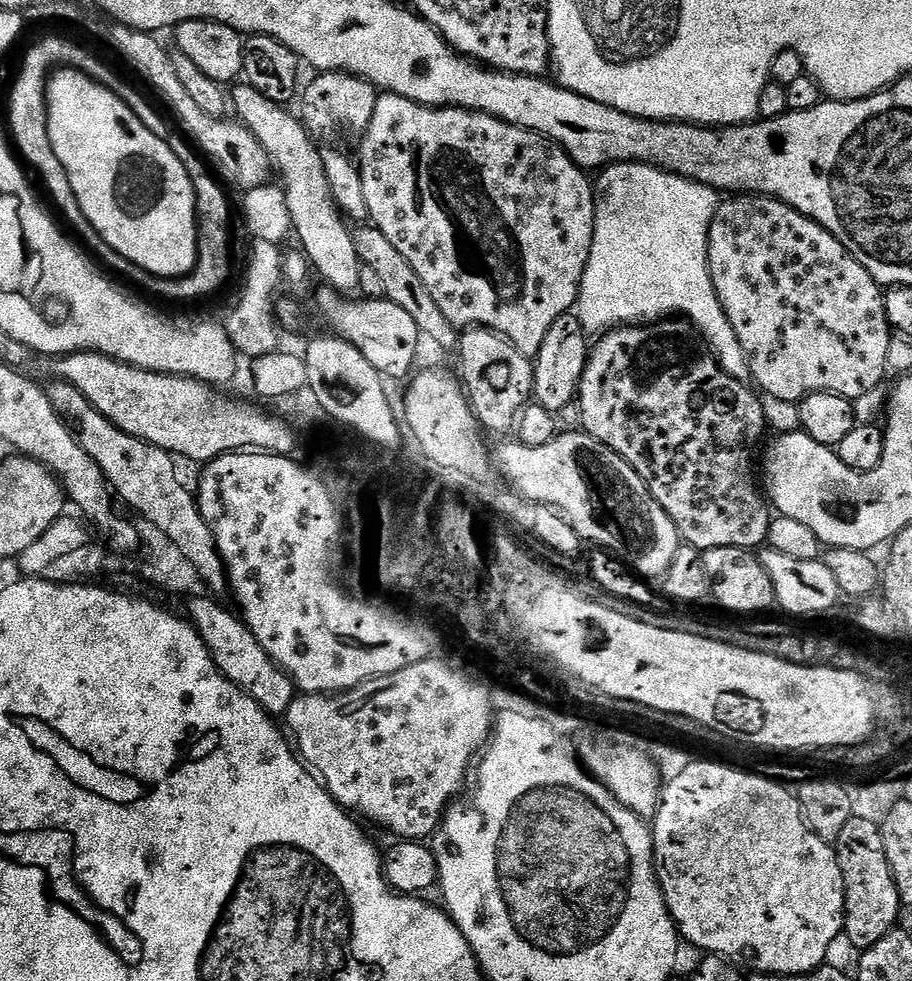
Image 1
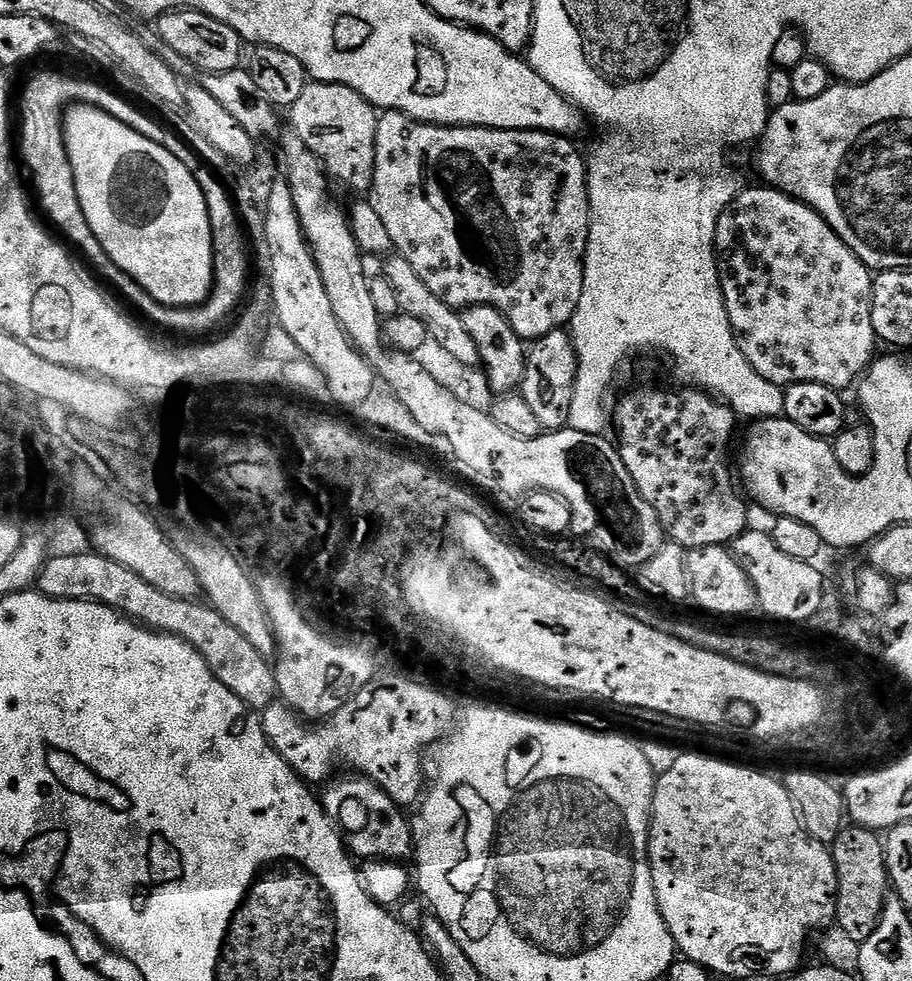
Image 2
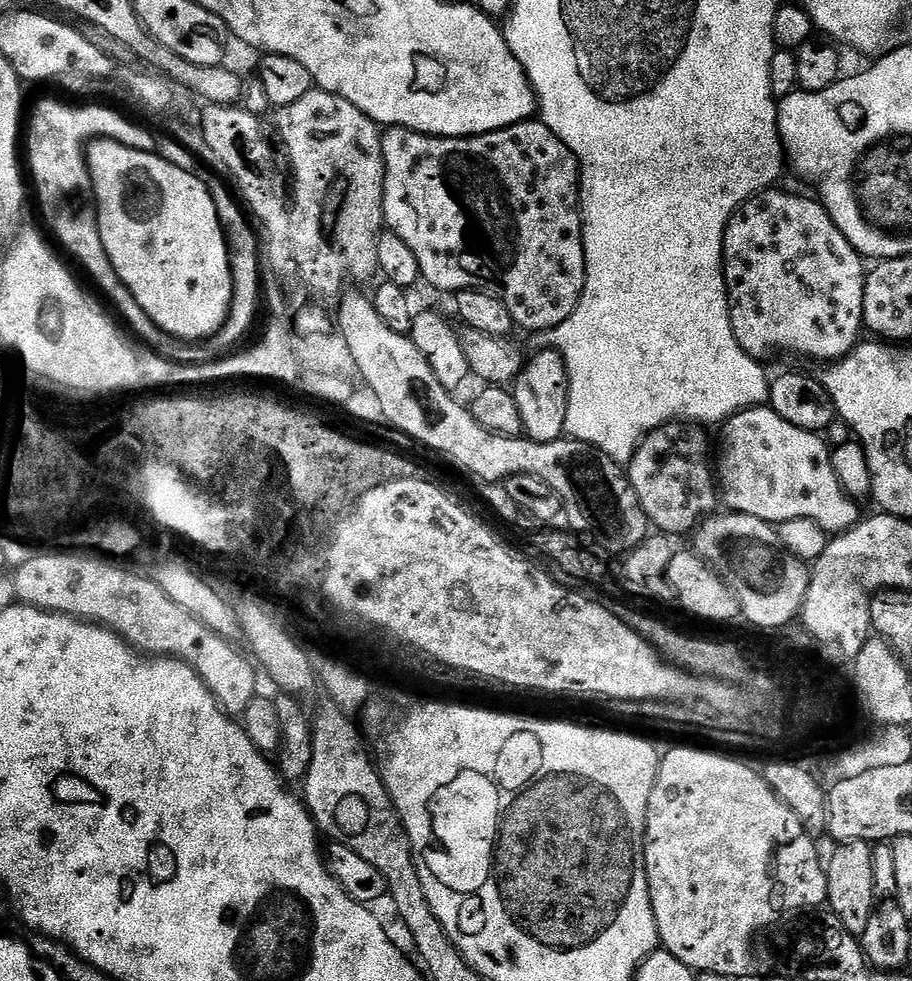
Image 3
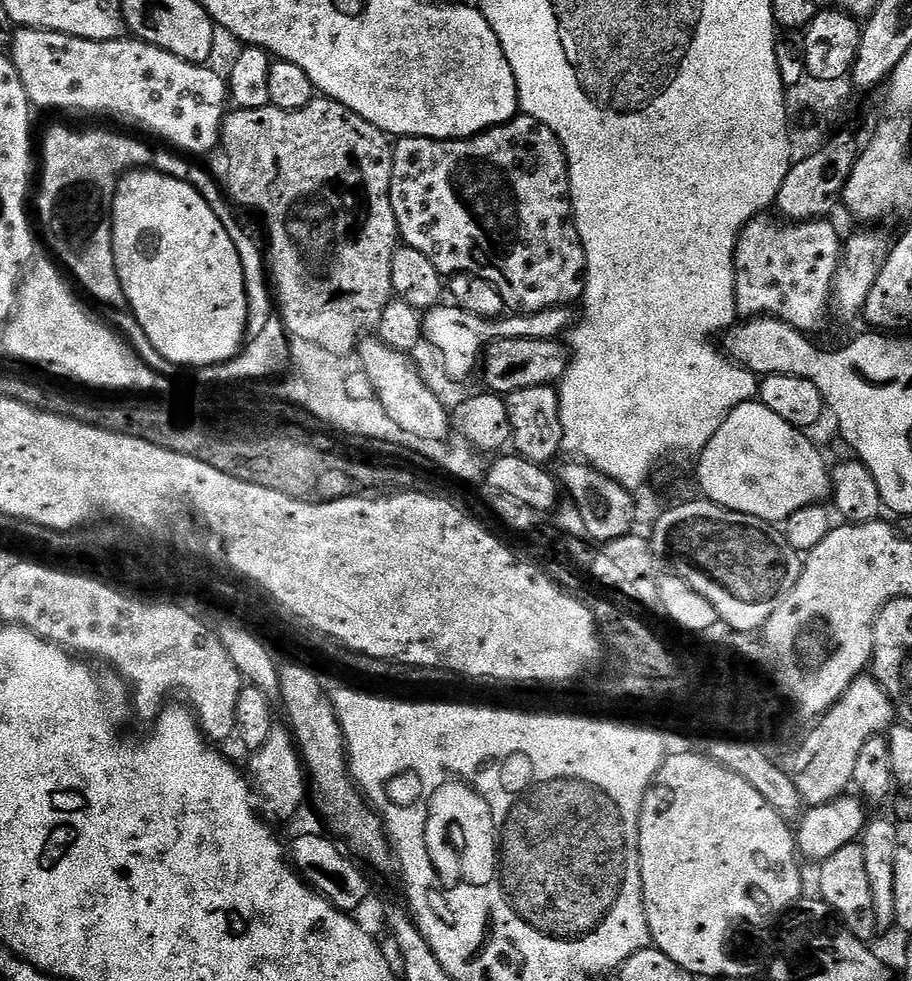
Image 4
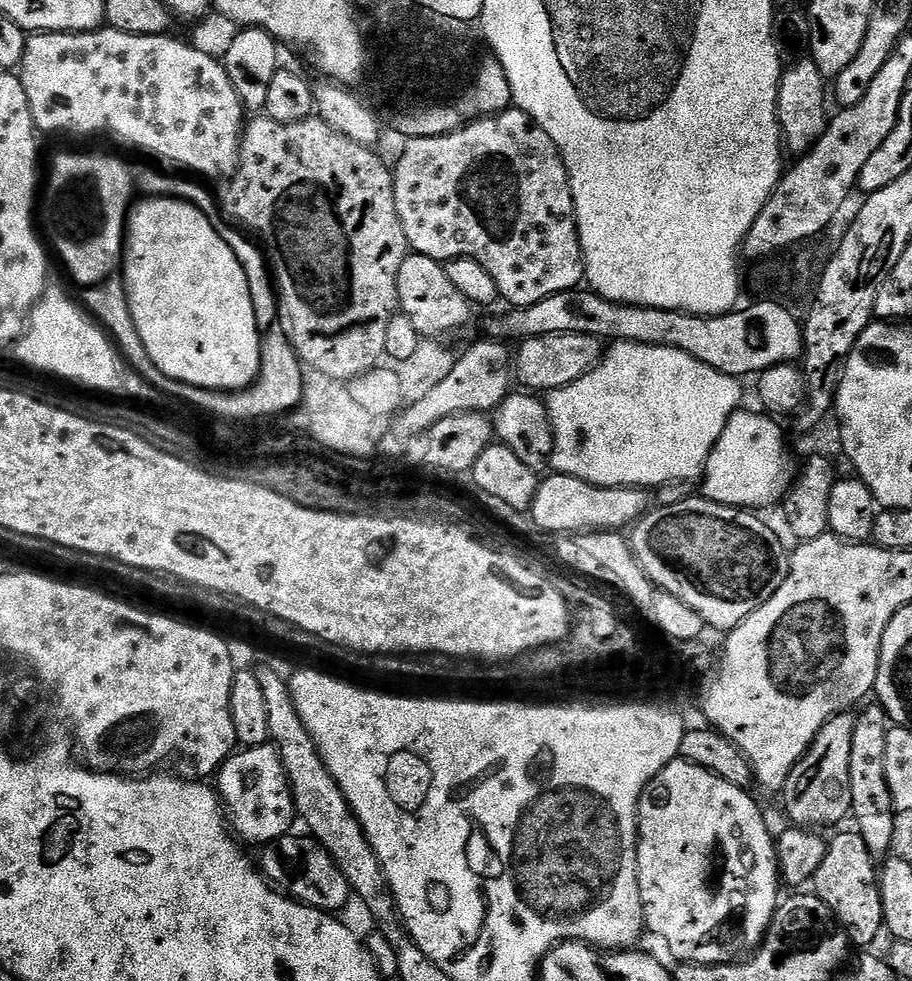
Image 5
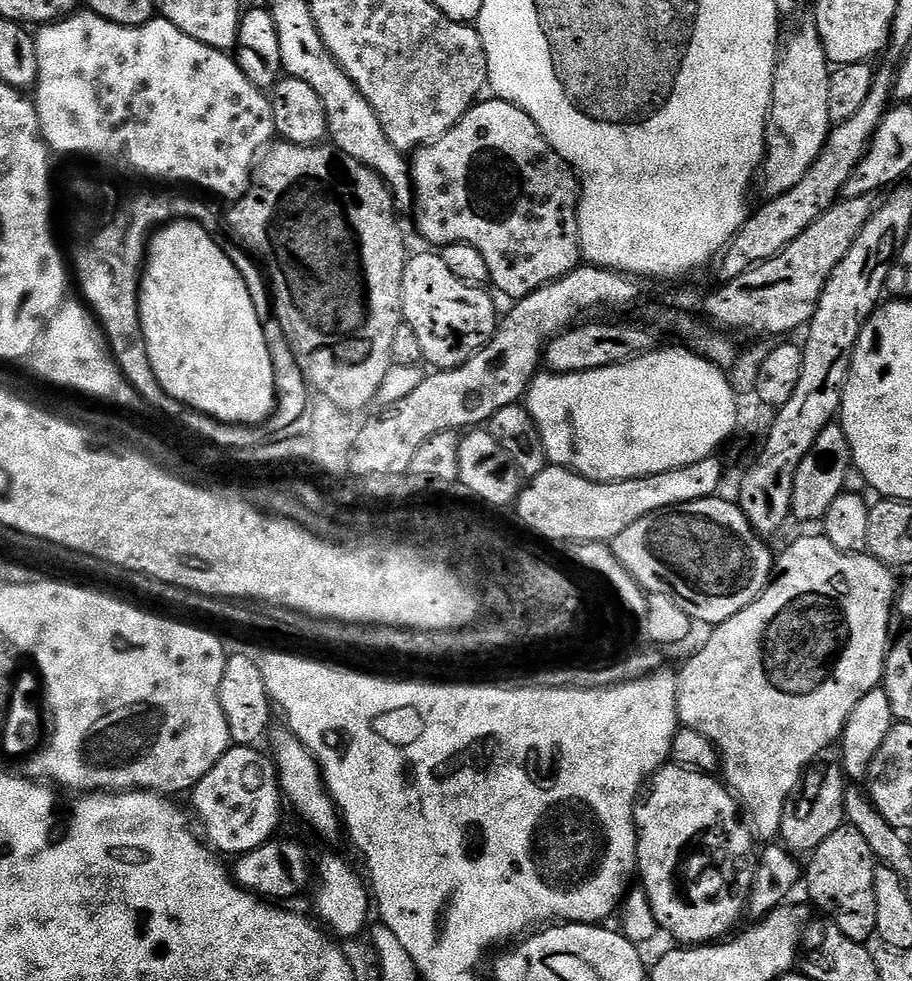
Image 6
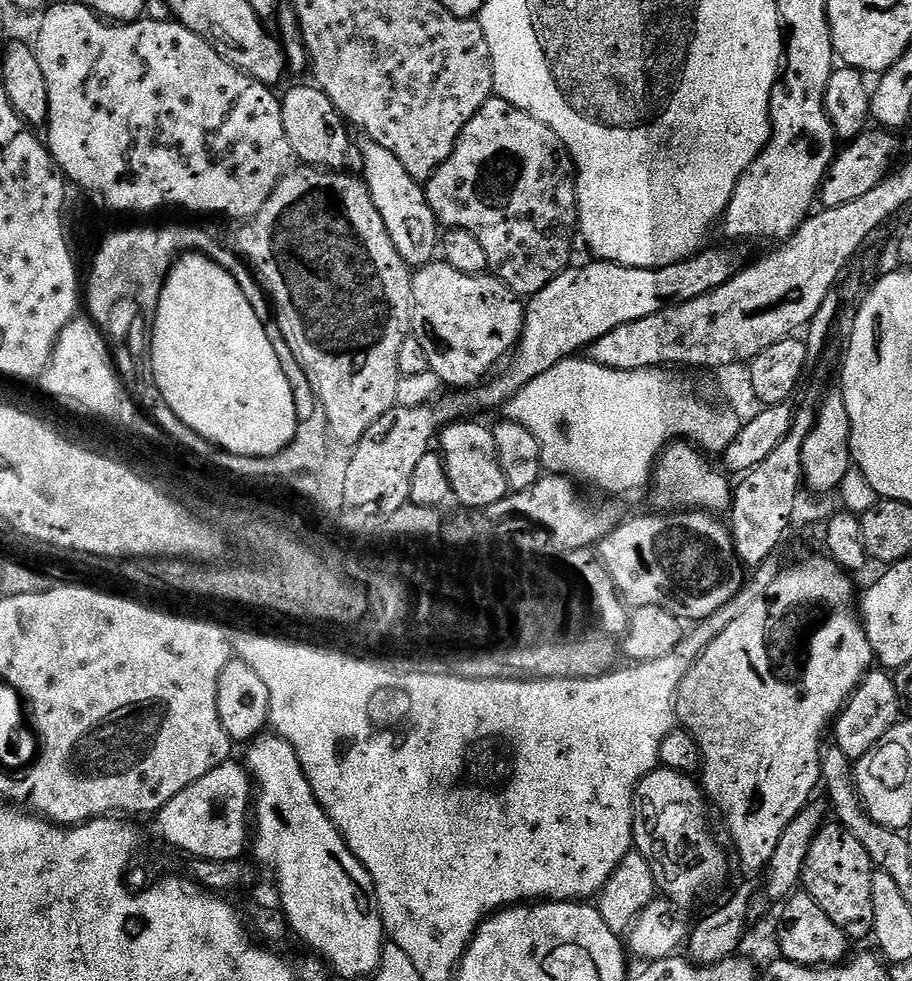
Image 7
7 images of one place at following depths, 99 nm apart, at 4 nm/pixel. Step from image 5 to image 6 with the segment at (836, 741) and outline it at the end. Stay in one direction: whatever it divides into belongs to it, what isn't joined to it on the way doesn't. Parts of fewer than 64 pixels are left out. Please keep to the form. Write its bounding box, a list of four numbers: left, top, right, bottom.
[779,762,848,858]

